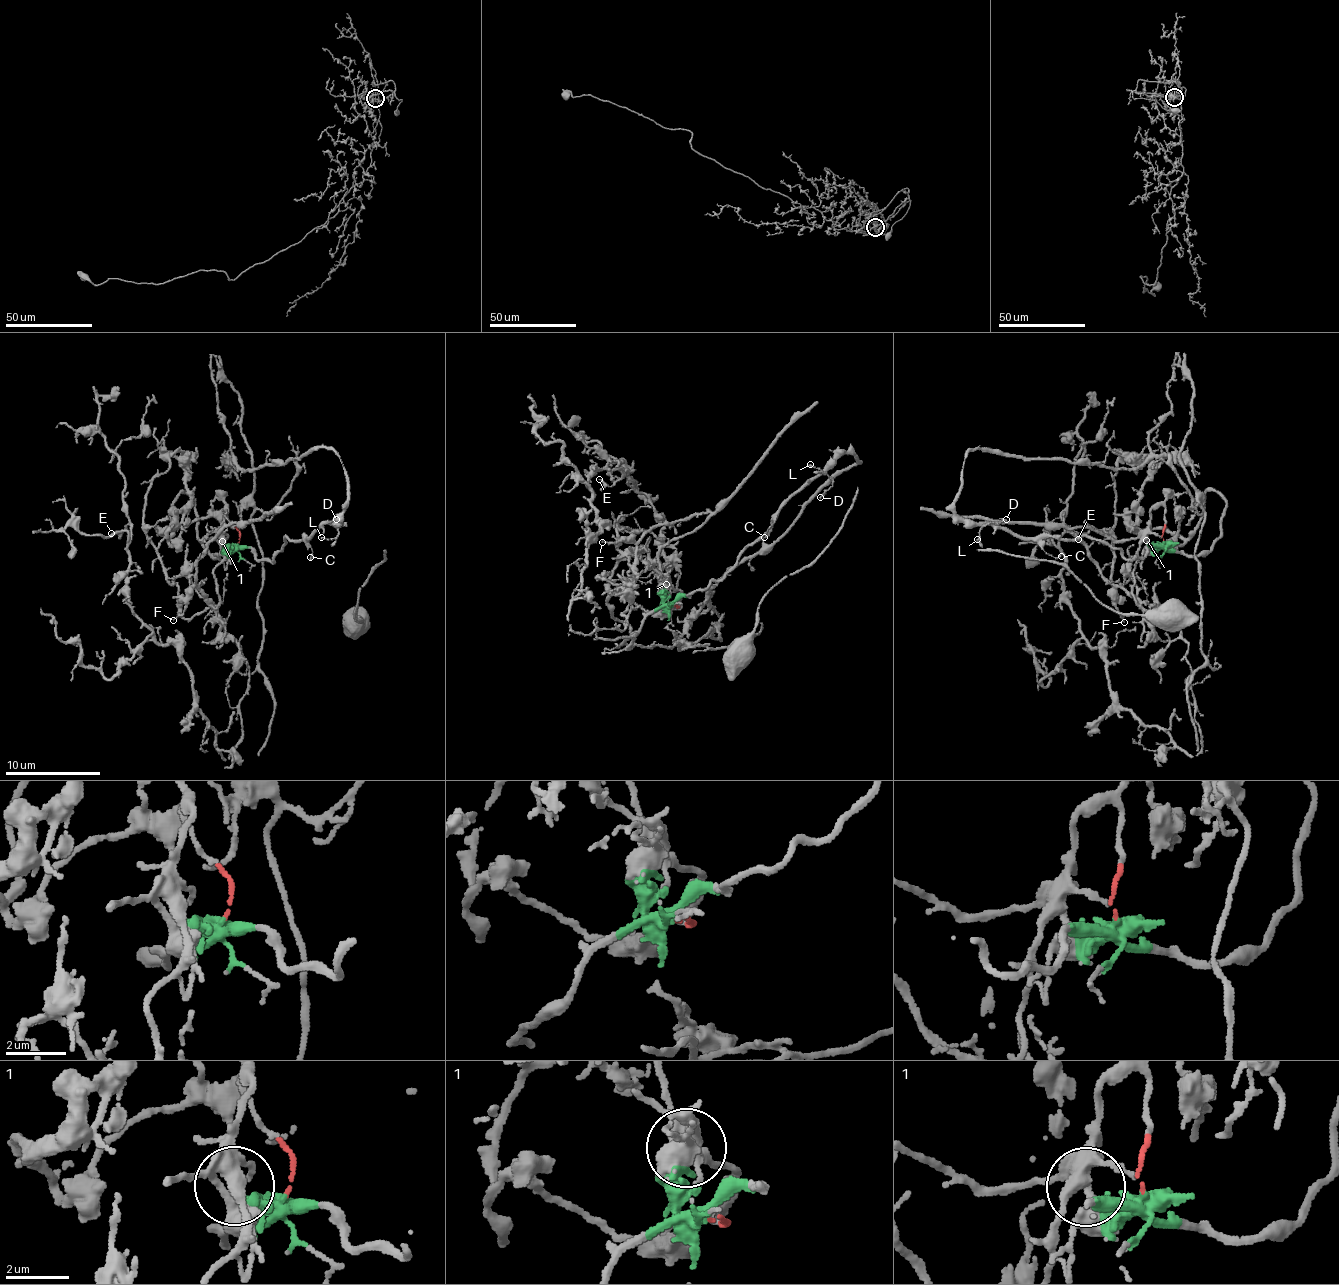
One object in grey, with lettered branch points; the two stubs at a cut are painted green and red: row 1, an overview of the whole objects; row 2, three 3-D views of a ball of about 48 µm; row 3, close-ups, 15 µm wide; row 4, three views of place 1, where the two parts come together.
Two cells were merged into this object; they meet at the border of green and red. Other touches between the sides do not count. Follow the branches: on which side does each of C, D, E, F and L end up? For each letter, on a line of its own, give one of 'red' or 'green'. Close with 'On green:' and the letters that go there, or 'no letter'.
C: green
D: green
E: red
F: green
L: green
On green: C, D, F, L

